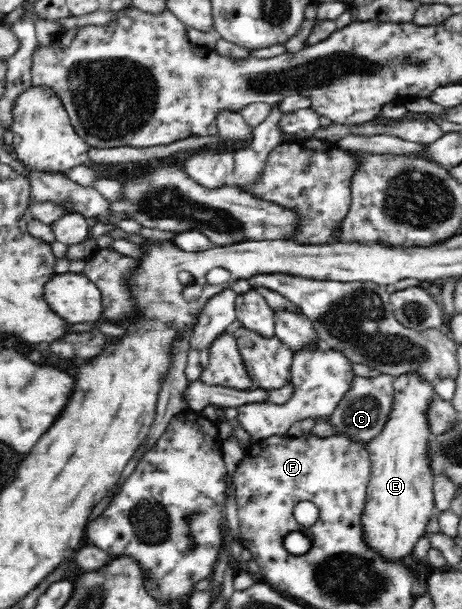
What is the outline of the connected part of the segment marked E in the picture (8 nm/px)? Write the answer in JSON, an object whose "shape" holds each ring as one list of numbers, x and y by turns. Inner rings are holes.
{"shape":[[415,374,394,377,393,388,395,407,391,421,379,437,366,442,371,475,361,513,363,544,385,562,407,561,417,541,427,535,427,524,436,511,433,473,426,457,431,432,424,415,435,391]]}

